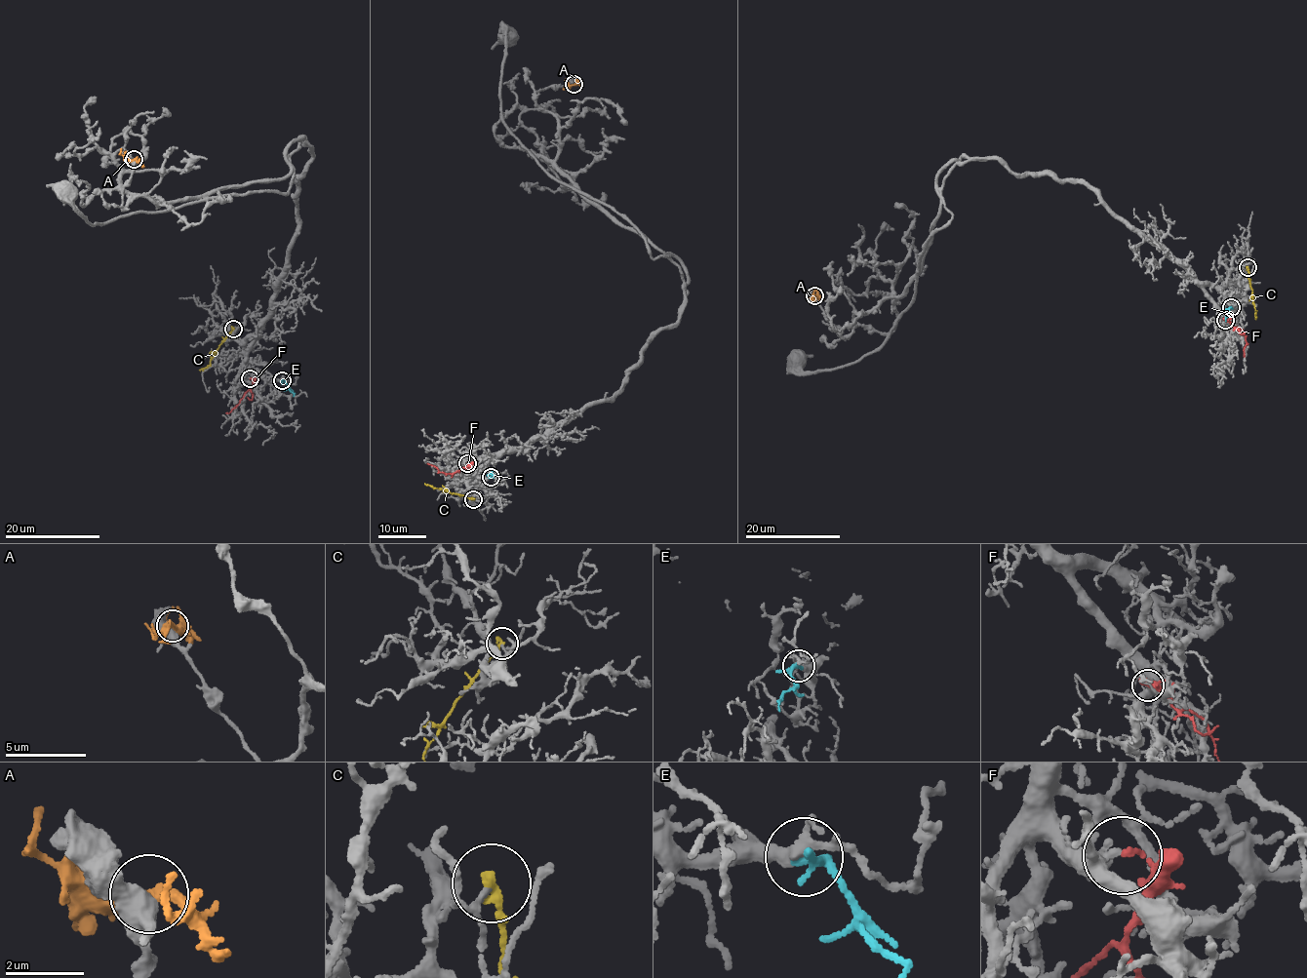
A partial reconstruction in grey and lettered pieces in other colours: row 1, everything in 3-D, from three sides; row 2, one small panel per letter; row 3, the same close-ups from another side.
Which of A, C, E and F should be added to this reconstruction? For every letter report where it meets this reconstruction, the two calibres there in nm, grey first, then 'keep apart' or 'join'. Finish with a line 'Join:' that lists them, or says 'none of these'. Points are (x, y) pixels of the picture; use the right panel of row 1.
A: (814, 295) | 400/260 nm | keep apart
C: (1247, 267) | 100/240 nm | keep apart
E: (1231, 307) | 240/200 nm | join
F: (1225, 320) | 200/110 nm | keep apart
Join: E

